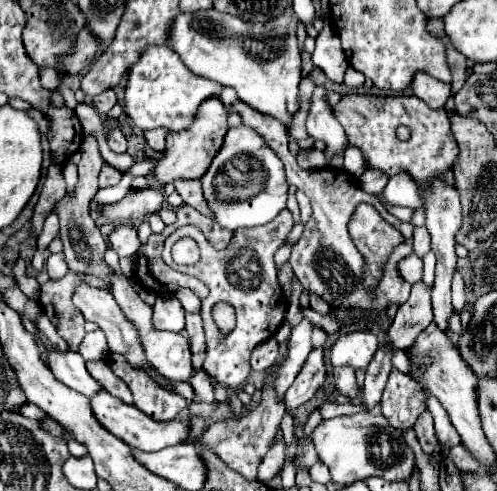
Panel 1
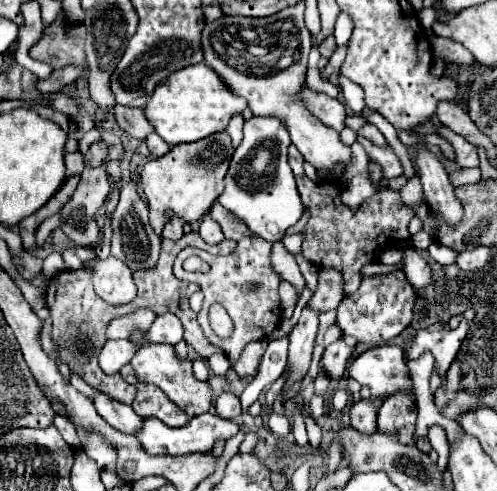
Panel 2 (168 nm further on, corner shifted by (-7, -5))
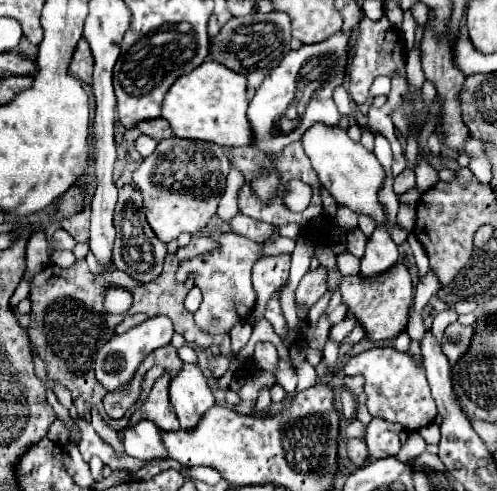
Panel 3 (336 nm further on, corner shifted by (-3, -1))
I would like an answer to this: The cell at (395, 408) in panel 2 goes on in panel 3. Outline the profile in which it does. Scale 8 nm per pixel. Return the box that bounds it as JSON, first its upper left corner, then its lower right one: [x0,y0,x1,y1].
[366,418,404,458]

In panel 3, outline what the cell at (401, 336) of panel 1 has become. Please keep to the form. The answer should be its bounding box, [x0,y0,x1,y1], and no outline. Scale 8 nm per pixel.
[348,438,368,466]

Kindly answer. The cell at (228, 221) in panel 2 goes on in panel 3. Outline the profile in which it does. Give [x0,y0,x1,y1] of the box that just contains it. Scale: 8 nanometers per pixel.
[228,214,274,242]

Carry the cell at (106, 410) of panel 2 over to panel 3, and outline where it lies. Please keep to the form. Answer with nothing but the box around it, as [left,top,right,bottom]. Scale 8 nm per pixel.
[124,420,168,460]

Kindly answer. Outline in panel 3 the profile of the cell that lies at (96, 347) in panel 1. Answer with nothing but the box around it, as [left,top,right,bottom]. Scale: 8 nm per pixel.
[96,316,174,392]

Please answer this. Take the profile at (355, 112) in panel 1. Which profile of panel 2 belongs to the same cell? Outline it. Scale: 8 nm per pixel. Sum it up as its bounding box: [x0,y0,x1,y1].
[438,126,480,168]

